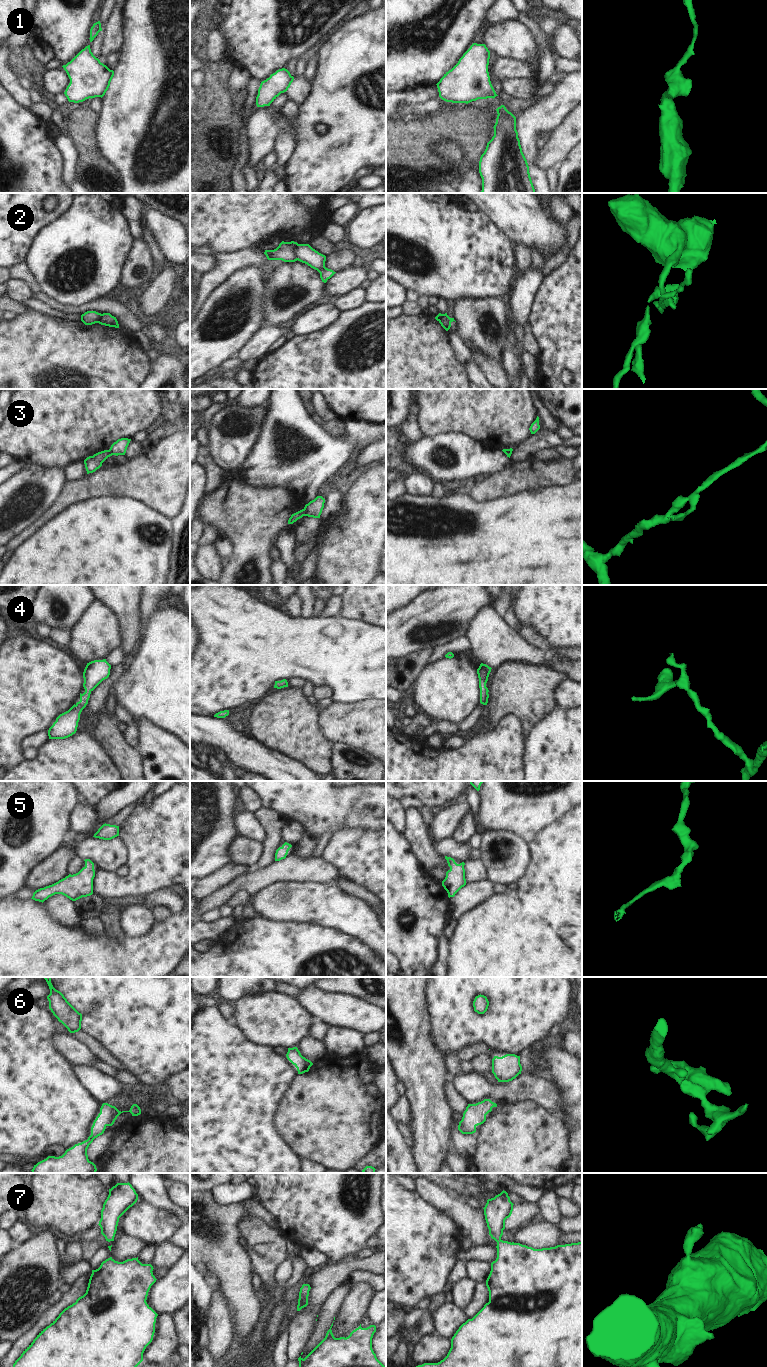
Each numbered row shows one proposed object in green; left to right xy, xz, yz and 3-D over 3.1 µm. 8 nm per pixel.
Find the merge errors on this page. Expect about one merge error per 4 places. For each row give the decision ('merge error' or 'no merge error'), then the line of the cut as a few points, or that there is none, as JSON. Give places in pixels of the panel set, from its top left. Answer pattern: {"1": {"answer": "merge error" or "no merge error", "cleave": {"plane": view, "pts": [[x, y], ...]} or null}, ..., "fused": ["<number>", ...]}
{"1": {"answer": "no merge error", "cleave": null}, "2": {"answer": "merge error", "cleave": {"plane": "xz", "pts": [[298, 244], [294, 251], [296, 259]]}}, "3": {"answer": "merge error", "cleave": {"plane": "xz", "pts": [[303, 509], [305, 515]]}}, "4": {"answer": "no merge error", "cleave": null}, "5": {"answer": "no merge error", "cleave": null}, "6": {"answer": "no merge error", "cleave": null}, "7": {"answer": "no merge error", "cleave": null}, "fused": ["2", "3"]}

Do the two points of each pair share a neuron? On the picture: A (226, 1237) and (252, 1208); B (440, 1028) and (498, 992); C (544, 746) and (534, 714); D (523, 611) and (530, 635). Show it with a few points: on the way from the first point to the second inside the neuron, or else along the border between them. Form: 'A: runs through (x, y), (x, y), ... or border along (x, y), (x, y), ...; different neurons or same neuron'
A: runs through (226, 1228), (243, 1209); same neuron
B: runs through (453, 1013), (475, 990), (483, 990); same neuron
C: border along (554, 709), (526, 737); different neurons
D: border along (521, 623), (529, 626), (537, 635); different neurons

